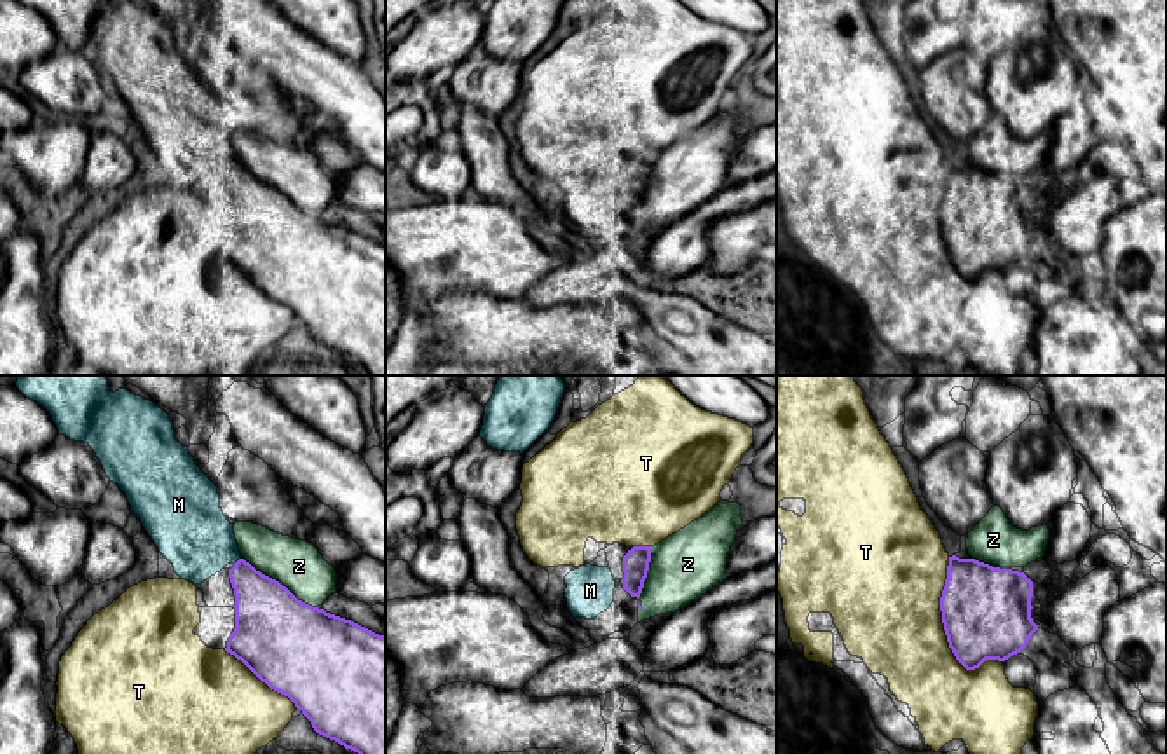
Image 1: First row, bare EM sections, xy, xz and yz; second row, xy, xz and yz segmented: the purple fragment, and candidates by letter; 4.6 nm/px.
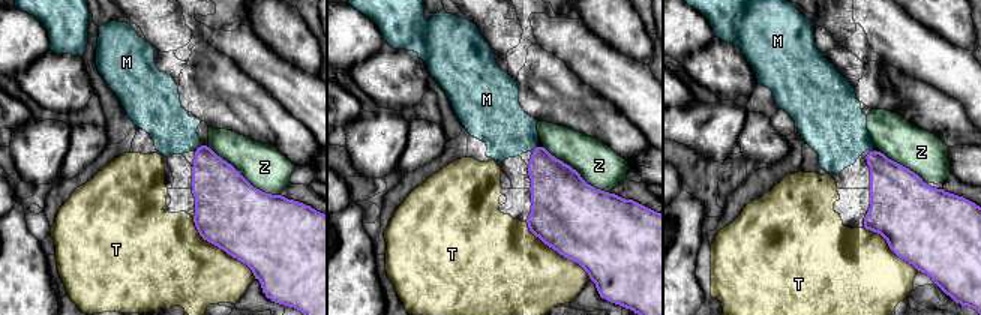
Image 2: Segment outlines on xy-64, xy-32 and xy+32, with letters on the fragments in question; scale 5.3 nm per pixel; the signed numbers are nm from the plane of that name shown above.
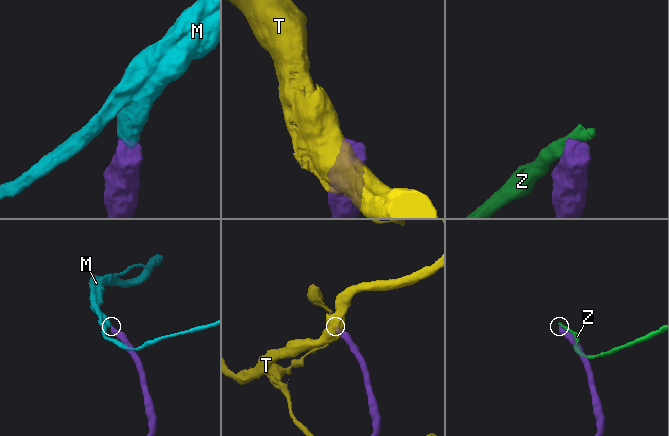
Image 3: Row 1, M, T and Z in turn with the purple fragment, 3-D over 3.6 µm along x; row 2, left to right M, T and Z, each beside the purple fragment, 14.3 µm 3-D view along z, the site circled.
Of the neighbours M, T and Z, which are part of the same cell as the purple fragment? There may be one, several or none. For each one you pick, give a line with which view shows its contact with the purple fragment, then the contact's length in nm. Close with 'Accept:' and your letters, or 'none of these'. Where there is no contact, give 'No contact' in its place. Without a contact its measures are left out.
M: Touches purple in xy. Shared border 50 nm
Accept: M

